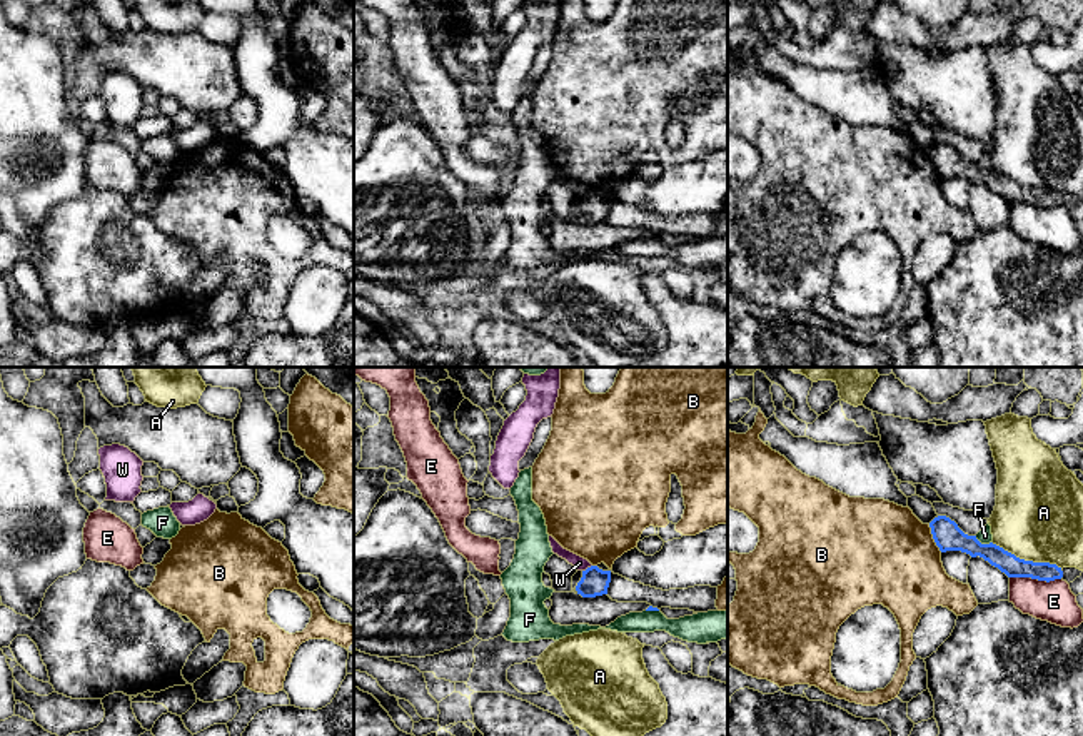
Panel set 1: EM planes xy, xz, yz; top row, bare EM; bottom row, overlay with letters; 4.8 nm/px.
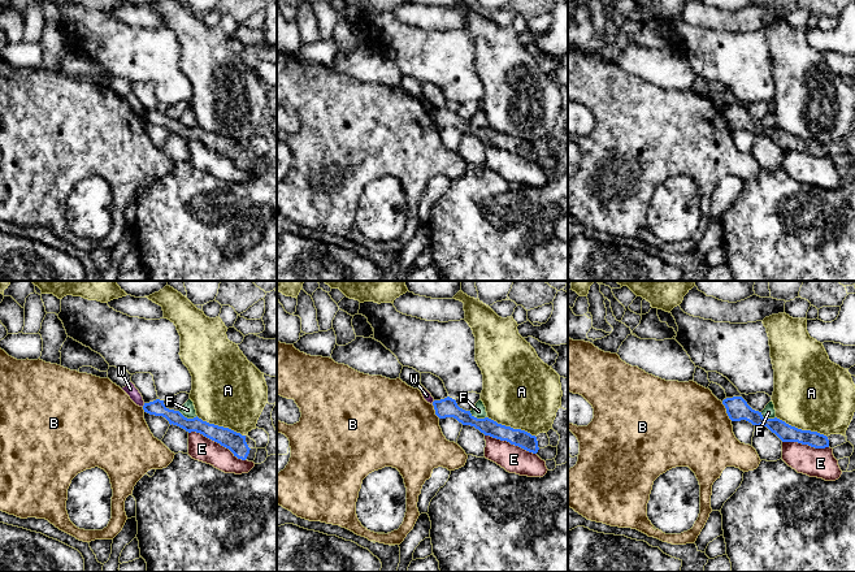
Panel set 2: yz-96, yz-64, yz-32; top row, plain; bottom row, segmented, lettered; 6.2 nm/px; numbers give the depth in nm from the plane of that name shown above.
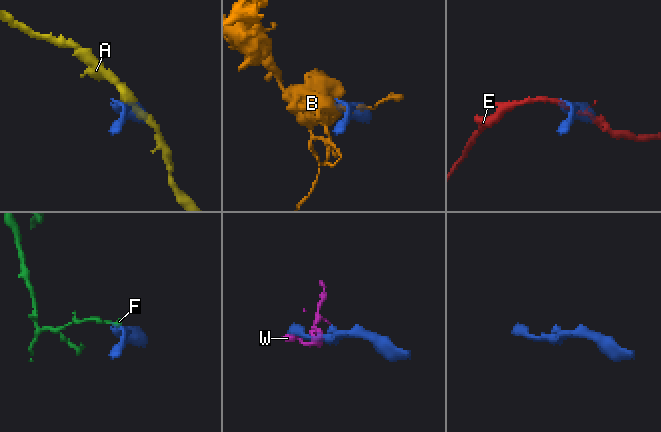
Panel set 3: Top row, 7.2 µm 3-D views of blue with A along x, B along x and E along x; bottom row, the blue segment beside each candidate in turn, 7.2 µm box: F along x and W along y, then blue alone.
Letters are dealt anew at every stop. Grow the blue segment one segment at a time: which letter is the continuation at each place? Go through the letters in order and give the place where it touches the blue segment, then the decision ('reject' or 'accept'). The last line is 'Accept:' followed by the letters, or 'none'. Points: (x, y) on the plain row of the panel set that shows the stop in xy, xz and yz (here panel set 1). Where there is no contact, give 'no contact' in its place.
A: yz (1027, 187) | reject
B: yz (933, 164) | reject
E: yz (1035, 204) | reject
F: yz (983, 171) | reject
W: xz (588, 194) | reject
Accept: none

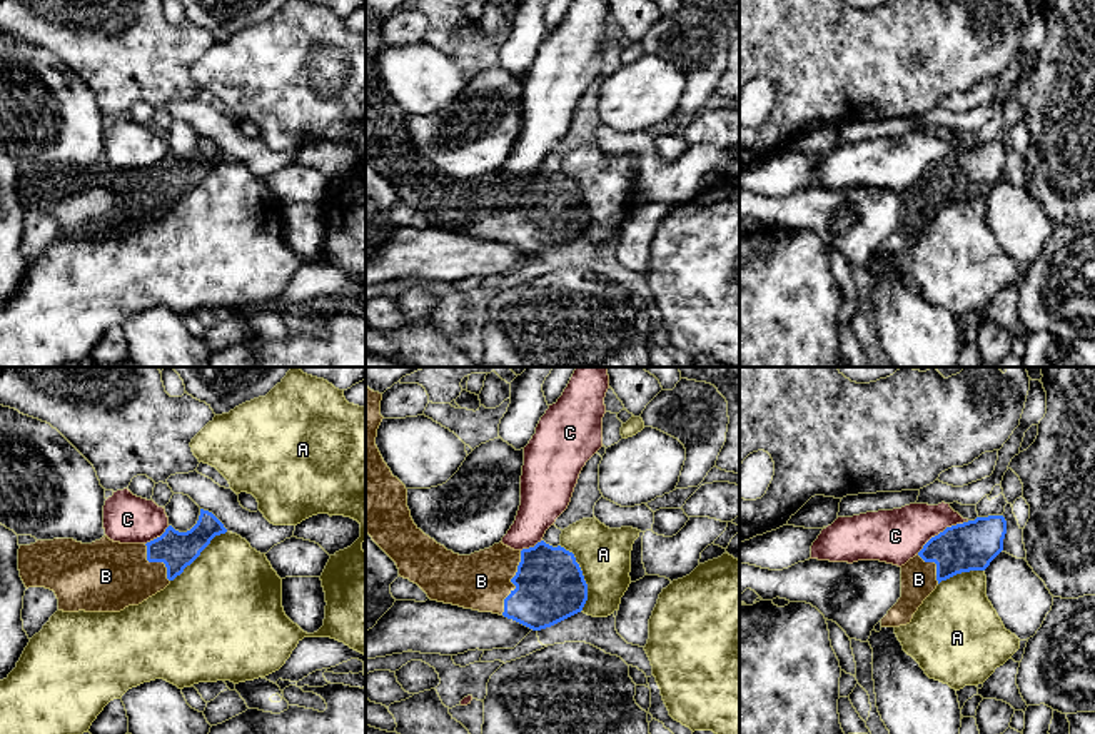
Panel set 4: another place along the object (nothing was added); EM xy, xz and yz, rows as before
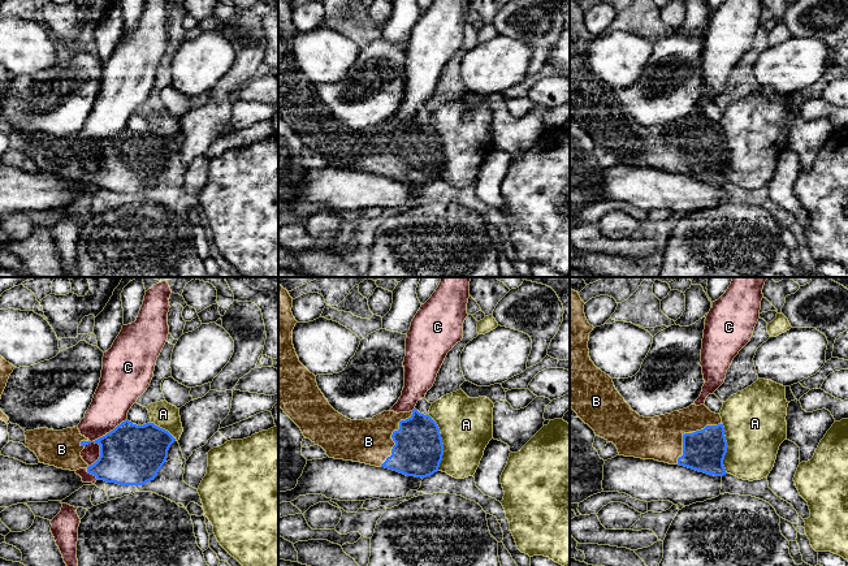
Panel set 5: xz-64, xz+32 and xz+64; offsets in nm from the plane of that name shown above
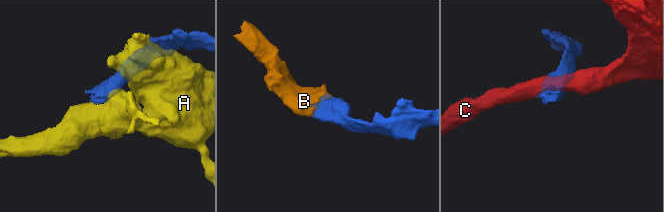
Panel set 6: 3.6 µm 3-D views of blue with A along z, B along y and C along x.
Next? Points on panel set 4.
A: xz (583, 202) | reject
B: xz (511, 207) | accept
C: yz (943, 157) | reject
Accept: B

